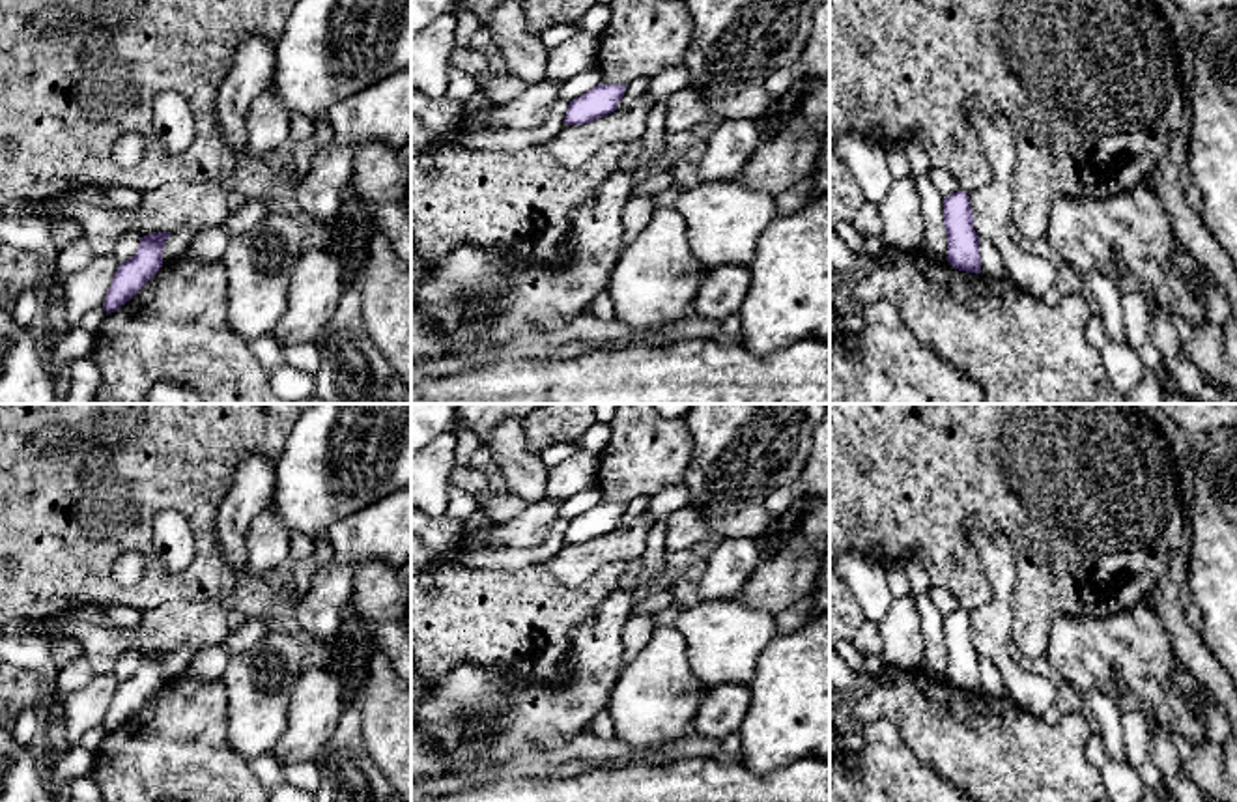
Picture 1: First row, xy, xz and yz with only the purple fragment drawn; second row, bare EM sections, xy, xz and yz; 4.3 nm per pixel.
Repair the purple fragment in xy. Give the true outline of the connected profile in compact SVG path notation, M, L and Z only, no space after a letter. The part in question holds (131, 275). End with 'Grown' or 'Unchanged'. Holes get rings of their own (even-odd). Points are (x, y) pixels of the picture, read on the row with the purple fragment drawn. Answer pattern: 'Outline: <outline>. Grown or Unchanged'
Outline: M168 232L140 237L138 251L120 264L103 303L108 314L125 305L163 267L161 254L168 237Z. Unchanged

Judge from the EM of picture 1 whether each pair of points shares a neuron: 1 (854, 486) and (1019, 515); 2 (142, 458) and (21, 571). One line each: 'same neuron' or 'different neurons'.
1: same neuron
2: same neuron

